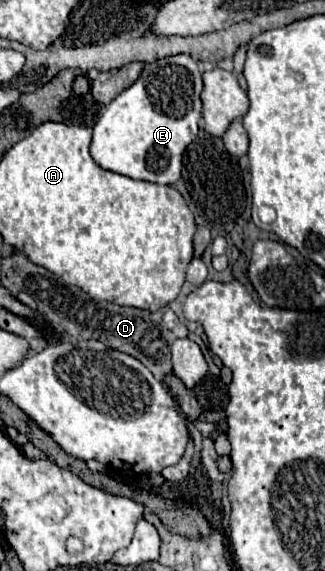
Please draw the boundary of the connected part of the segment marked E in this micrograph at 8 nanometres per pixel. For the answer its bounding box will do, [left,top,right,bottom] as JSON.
[91,54,203,184]

